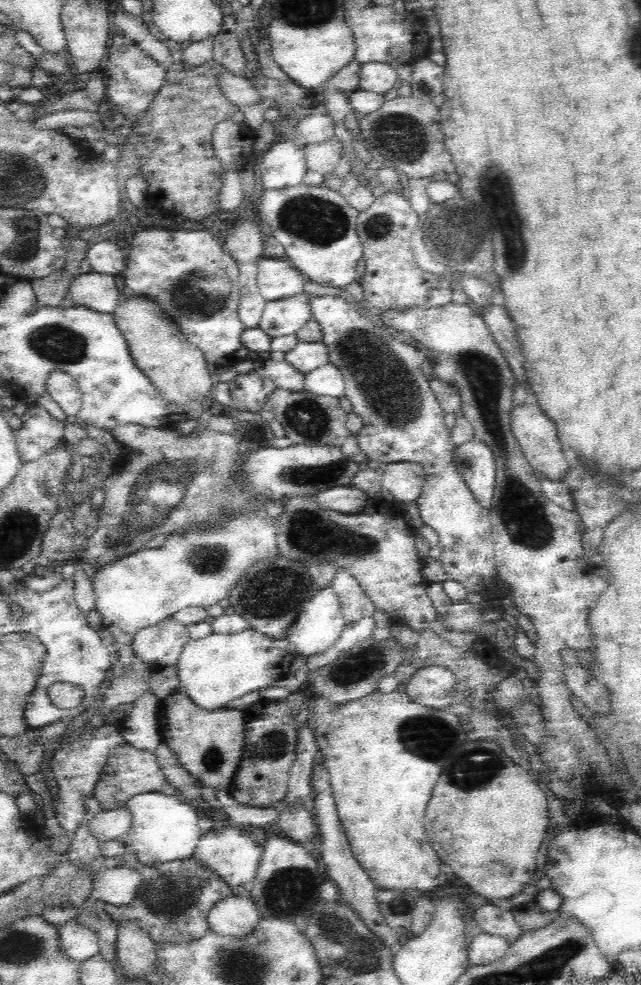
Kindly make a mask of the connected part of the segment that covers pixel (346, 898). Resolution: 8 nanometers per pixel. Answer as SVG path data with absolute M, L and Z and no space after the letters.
M330 788L318 792L314 798L313 815L315 816L315 824L321 841L321 860L326 864L326 870L330 881L334 881L339 890L339 898L342 902L348 904L350 908L360 915L360 918L365 922L365 925L374 933L374 935L394 950L394 954L398 952L400 943L399 935L388 926L386 919L382 917L376 900L376 886L372 879L368 878L368 874L364 872L364 868L358 864L358 860L352 856L350 846L348 846L348 838L344 834L344 829L341 825L341 820L336 814L336 801Z

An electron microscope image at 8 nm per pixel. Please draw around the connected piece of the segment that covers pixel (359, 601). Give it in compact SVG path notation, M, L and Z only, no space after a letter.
M339 568L333 578L330 589L336 594L340 607L342 607L342 617L346 623L356 622L361 618L372 617L375 604L361 590L352 573L344 568Z

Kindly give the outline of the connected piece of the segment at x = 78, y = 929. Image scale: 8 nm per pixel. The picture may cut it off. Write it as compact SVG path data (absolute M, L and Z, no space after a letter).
M76 918L68 919L56 927L60 934L60 949L70 956L72 961L82 963L100 953L97 934L90 927L80 924Z

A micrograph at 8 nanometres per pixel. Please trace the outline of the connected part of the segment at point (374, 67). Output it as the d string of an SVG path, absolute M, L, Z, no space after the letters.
M367 62L361 66L357 88L384 95L393 86L400 84L396 67L386 62Z

